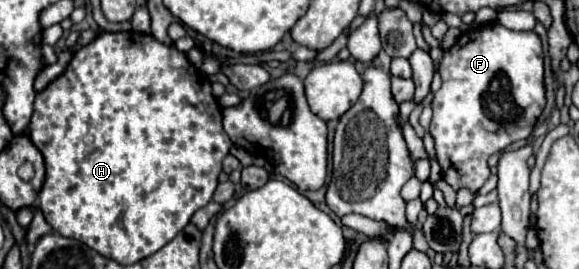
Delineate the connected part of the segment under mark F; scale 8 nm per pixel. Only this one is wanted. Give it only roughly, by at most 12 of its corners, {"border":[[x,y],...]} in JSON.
{"border":[[499,24],[443,54],[429,134],[443,180],[489,157],[545,108],[541,40]]}

